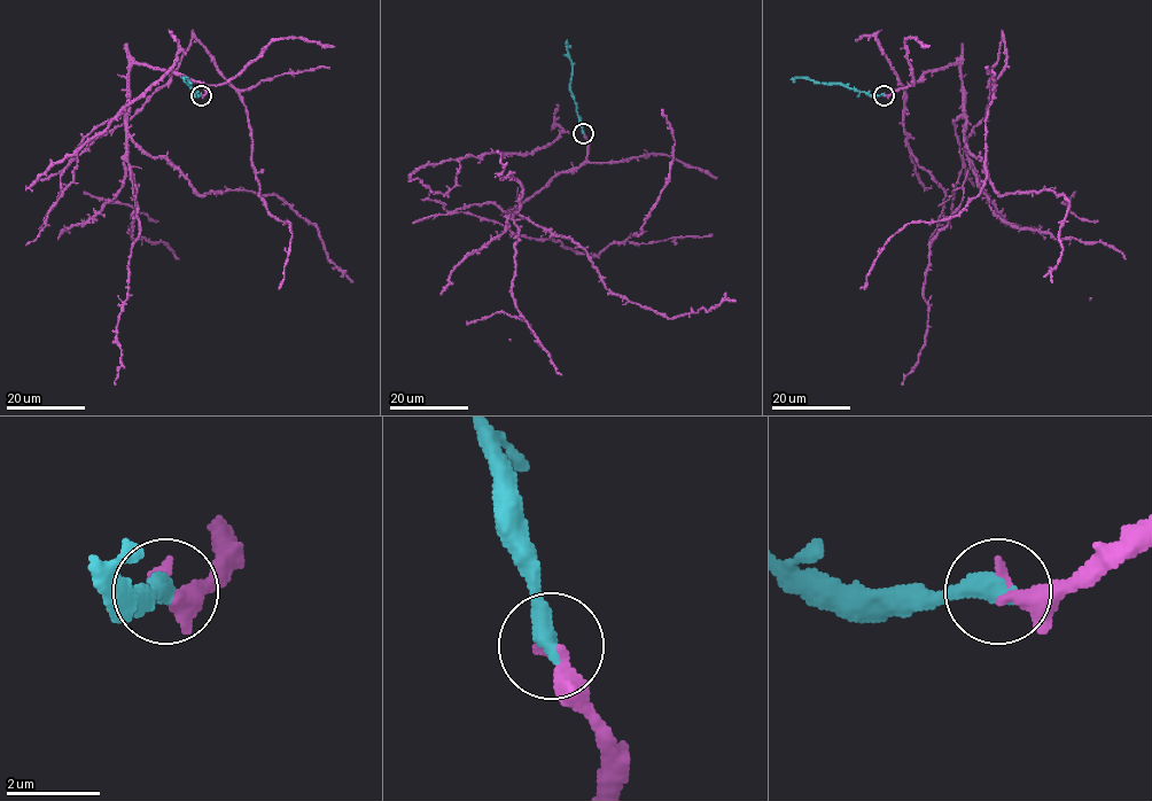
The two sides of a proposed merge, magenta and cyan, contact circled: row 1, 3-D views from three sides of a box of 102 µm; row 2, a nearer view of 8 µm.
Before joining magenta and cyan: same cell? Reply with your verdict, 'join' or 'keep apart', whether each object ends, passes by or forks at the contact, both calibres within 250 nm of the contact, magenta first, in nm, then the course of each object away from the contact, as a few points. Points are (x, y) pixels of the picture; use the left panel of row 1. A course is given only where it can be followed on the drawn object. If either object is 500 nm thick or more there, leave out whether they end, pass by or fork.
join | magenta ends | cyan ends | 360/480 nm | magenta via (201, 95), (133, 63), (127, 107), (74, 158), (195, 38), (244, 107), (264, 205), (290, 224), (279, 287) | cyan via (201, 95), (184, 79)

